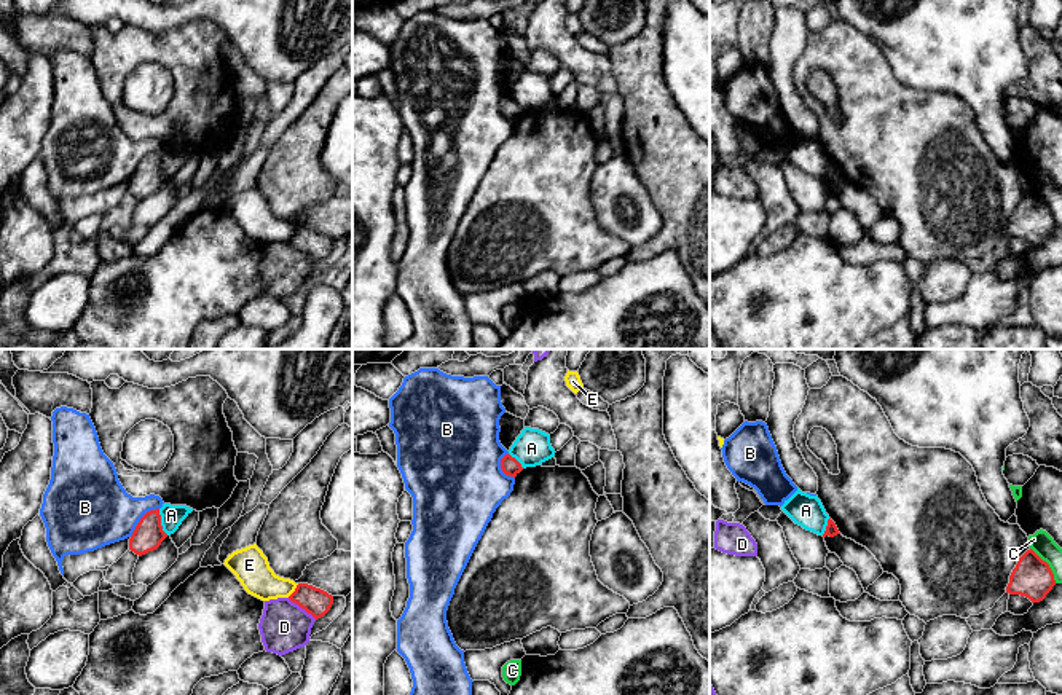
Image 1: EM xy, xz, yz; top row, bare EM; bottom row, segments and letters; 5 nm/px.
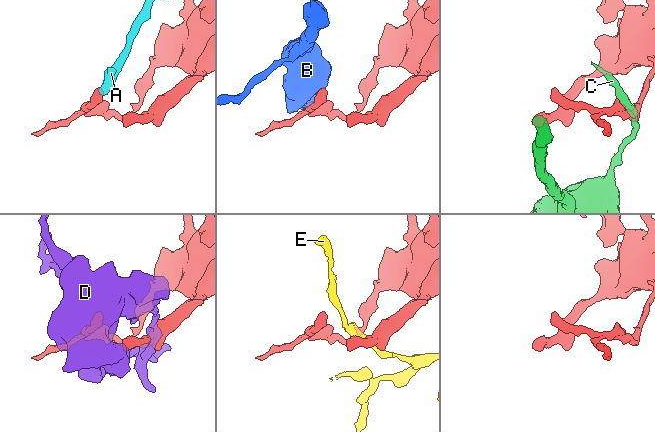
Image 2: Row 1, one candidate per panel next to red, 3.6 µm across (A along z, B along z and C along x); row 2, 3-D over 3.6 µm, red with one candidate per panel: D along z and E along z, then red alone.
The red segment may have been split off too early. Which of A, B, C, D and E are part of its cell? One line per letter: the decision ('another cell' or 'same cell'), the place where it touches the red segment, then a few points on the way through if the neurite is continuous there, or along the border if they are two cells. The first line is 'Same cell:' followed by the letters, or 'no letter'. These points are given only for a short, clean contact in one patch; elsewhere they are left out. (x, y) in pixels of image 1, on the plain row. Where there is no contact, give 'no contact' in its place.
Same cell: no letter
A: another cell | xy (160, 164) | along xy (158, 152), (161, 171), (168, 177)
B: another cell | xy (141, 161)
C: another cell | yz (1048, 208)
D: another cell | xy (302, 251)
E: another cell | xy (295, 233)

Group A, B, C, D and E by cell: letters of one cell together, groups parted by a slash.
A / B / C / D / E

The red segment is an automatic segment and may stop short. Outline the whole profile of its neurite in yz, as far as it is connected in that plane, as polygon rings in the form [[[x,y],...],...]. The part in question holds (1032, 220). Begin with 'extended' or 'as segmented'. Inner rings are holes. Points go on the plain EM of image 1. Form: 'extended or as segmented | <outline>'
as segmented | [[[1030,191],[1019,201],[1013,212],[1006,236],[1021,238],[1032,245],[1040,245],[1054,228],[1056,223],[1049,207]]]

